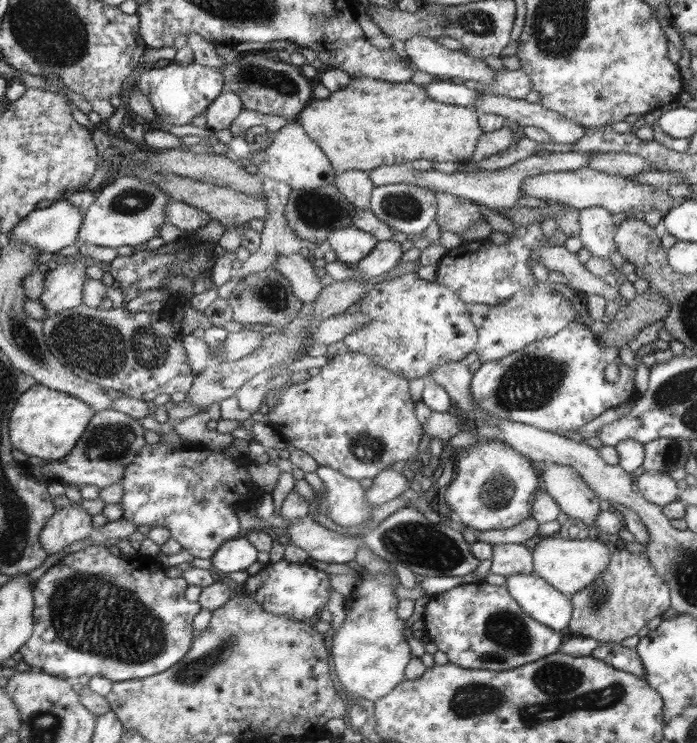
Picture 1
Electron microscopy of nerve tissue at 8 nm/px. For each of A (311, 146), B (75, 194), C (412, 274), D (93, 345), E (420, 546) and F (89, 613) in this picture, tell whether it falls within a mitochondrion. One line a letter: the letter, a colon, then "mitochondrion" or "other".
A: other
B: other
C: other
D: mitochondrion
E: mitochondrion
F: mitochondrion

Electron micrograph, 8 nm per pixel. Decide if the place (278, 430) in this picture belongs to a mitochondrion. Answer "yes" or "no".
no

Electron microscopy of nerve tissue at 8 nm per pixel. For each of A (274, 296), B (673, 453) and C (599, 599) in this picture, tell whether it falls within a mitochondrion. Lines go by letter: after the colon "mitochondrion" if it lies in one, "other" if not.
A: mitochondrion
B: mitochondrion
C: mitochondrion

